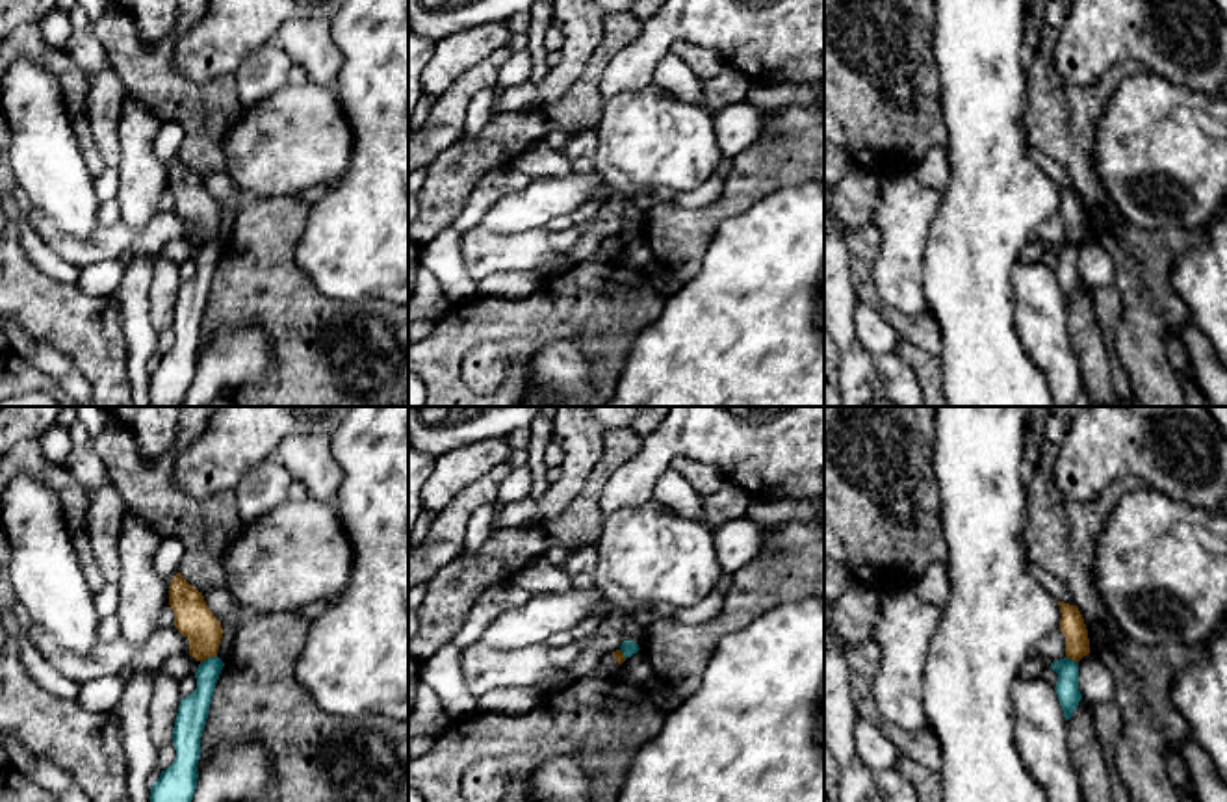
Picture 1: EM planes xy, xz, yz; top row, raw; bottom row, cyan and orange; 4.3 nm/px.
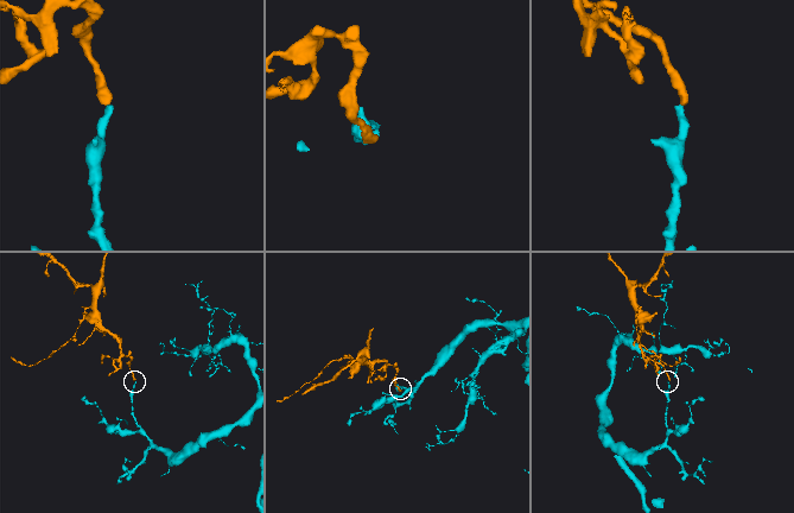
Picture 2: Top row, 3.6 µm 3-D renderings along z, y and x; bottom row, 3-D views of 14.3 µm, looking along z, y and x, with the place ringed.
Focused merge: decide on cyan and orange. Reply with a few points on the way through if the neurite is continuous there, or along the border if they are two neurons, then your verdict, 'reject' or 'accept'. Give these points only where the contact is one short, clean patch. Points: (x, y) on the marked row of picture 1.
border xy (216, 654), (201, 663); reject

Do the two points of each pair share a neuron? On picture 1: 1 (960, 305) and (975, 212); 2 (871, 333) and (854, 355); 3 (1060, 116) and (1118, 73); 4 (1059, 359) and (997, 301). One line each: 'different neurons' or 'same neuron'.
1: same neuron
2: different neurons
3: same neuron
4: different neurons

